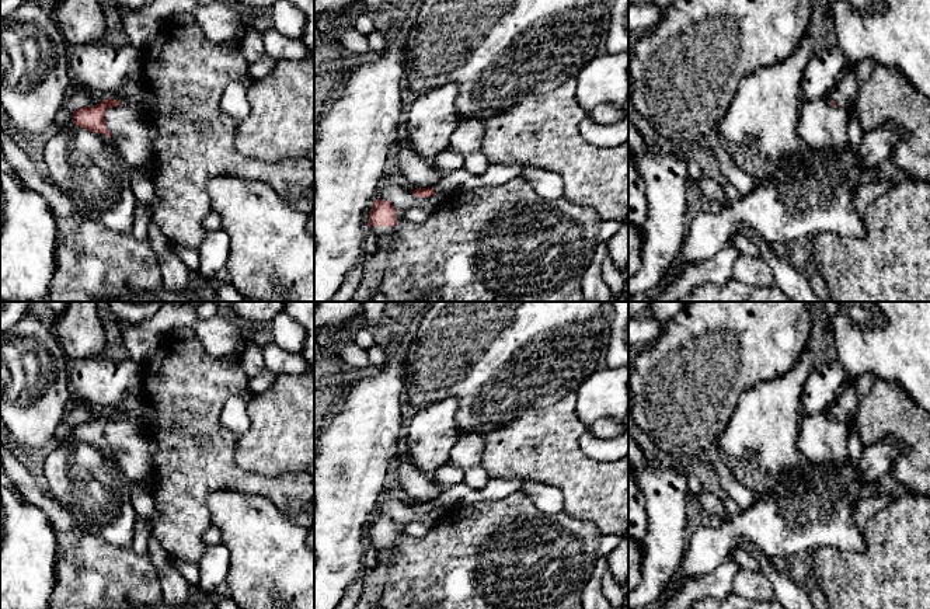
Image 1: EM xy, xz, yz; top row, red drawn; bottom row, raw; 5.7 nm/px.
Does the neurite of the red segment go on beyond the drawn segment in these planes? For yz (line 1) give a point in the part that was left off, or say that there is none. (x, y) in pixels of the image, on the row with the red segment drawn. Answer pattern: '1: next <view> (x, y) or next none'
1: next none

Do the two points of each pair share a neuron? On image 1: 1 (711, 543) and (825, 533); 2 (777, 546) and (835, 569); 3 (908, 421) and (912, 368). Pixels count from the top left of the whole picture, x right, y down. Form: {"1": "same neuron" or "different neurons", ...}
{"1": "same neuron", "2": "different neurons", "3": "different neurons"}

